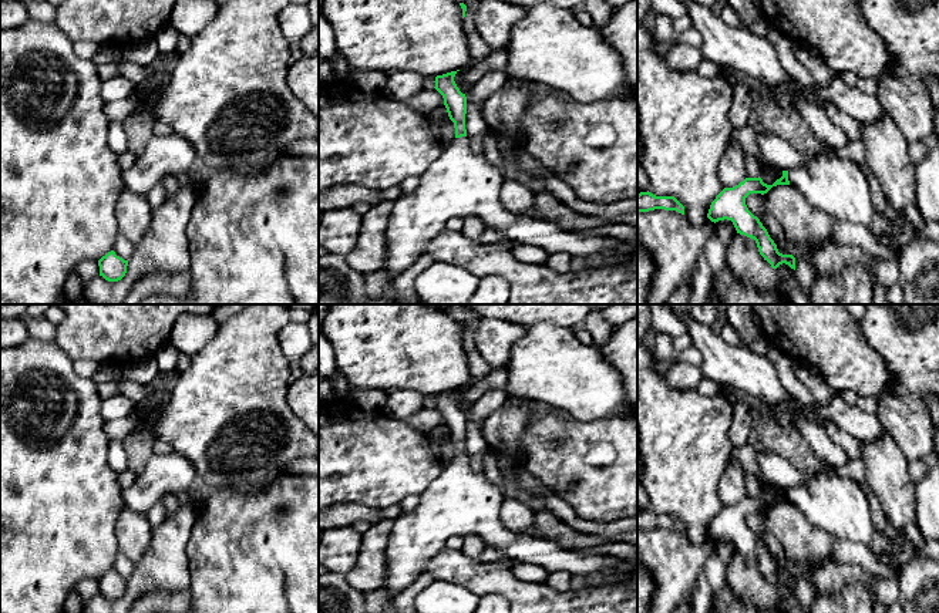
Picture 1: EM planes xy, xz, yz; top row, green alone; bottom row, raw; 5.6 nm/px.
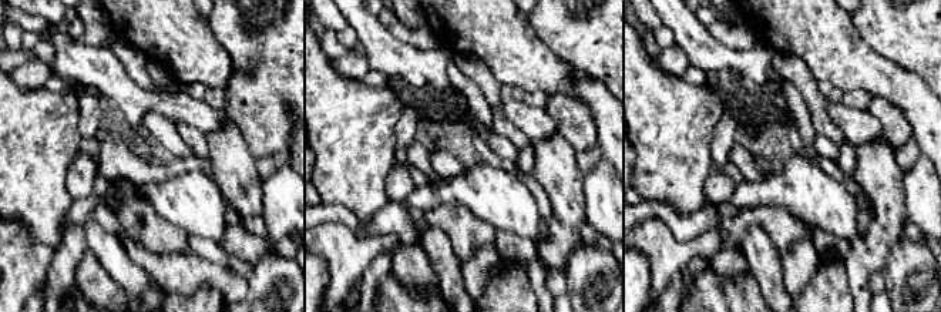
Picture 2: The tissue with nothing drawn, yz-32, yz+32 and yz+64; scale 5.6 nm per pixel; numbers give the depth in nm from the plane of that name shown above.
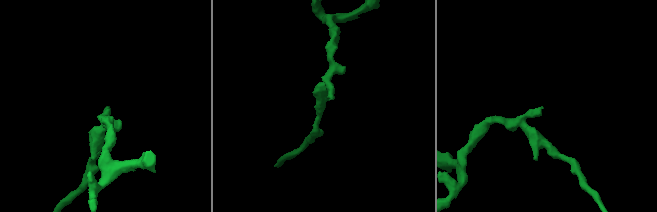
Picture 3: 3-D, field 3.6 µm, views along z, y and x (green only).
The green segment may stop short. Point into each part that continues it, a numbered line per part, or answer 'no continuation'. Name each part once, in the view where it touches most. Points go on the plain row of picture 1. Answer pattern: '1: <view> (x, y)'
1: yz (835, 502)

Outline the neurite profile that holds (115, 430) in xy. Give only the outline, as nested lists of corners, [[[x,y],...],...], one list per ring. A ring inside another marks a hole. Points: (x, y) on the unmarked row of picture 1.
[[[129,415],[118,421],[105,421],[104,431],[110,439],[124,441],[125,437],[134,432],[135,427],[137,418]]]

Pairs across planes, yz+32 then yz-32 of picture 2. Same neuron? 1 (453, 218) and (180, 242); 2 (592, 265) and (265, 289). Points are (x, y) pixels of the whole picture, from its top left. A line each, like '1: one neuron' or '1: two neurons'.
1: one neuron
2: one neuron

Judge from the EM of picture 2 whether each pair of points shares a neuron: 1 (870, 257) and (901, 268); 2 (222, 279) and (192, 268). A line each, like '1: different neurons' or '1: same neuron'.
1: different neurons
2: same neuron

